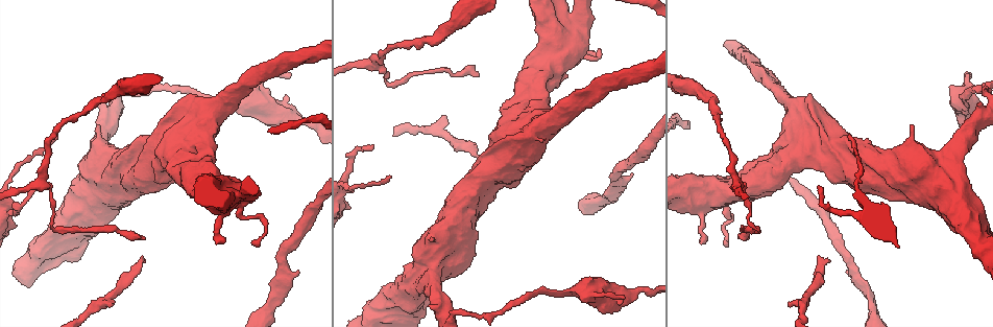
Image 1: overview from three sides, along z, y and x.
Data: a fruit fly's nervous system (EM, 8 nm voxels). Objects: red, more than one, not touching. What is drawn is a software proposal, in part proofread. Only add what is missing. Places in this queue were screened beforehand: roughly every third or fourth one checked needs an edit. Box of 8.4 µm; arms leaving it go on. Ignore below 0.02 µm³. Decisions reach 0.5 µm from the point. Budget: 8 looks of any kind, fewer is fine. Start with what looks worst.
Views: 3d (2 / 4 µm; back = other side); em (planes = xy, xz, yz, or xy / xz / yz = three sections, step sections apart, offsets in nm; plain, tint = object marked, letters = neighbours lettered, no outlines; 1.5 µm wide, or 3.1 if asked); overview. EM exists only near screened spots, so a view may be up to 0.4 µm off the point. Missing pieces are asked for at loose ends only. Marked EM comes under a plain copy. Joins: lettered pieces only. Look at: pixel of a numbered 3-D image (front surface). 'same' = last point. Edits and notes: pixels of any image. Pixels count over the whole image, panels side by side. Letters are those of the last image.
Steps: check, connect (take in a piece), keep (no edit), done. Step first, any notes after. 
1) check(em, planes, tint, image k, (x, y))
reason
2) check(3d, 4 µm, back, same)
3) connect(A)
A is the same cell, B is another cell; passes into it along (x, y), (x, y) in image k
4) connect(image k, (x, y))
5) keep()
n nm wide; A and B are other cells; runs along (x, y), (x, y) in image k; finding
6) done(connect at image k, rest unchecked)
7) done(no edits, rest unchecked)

check(3d, 4 µm, image 1, (145, 261))
free end

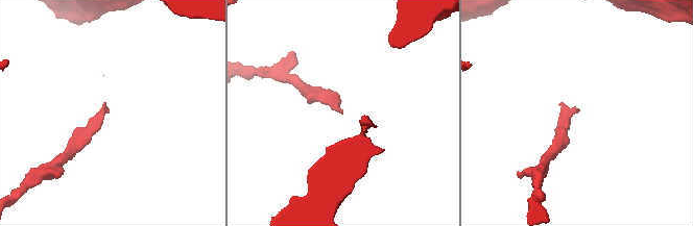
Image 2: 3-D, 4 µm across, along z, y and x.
check(em, xy, step 4, letters, image 2, (107, 110))

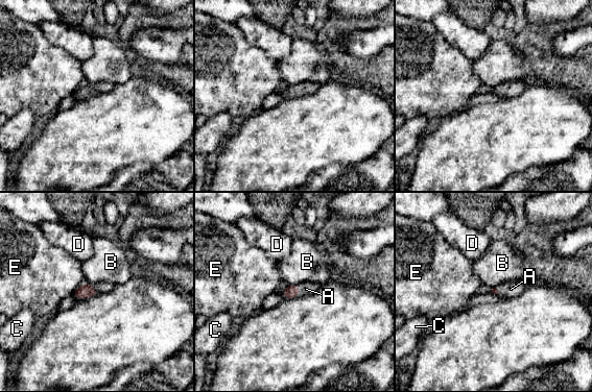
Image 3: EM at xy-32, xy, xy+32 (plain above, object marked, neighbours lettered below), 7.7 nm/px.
connect(A)
E touches over 130 nm; A is the same cell, B, C, D and E are other cells; the cell continues

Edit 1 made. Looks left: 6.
check(3d, 4 µm, back, image 1, (143, 237))

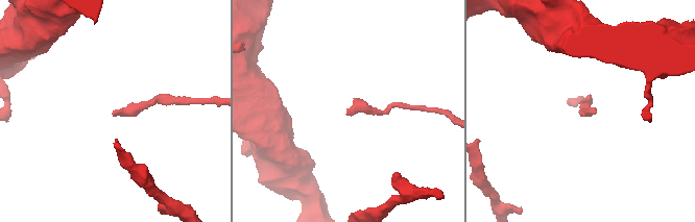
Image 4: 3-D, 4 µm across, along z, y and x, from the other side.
check(em, planes, letters, image 4, (113, 114))

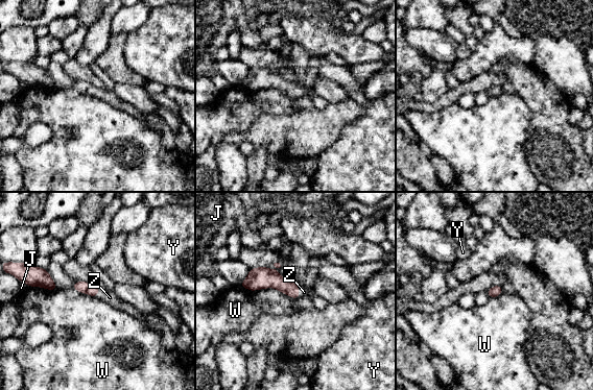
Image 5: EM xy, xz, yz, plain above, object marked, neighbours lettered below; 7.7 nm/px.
connect(Z)
Z is the same cell, J, W and Y are other cells; passes into it along (268, 278), (298, 291), (304, 292) in image 5; it goes on there

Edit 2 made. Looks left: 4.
check(em, xy, step 8, letters, image 1, (287, 76))
thin end

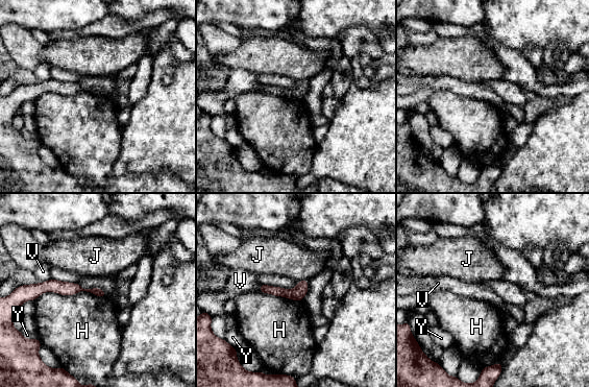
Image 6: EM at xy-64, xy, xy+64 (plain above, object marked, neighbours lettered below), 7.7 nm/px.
check(em, planes, letters, same)

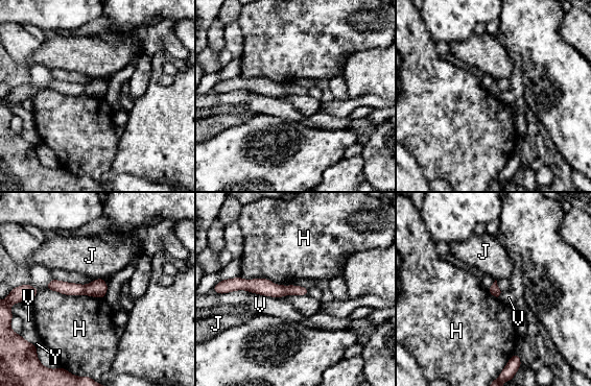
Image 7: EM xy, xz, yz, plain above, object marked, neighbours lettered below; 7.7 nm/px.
keep()
H touches over 440 nm; H, J, V and Y are other cells; border along (46, 288), (102, 298) in image 7; no lettered piece goes on from it

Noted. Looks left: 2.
done(connect at image 3, connect at image 5, rest unchecked)

